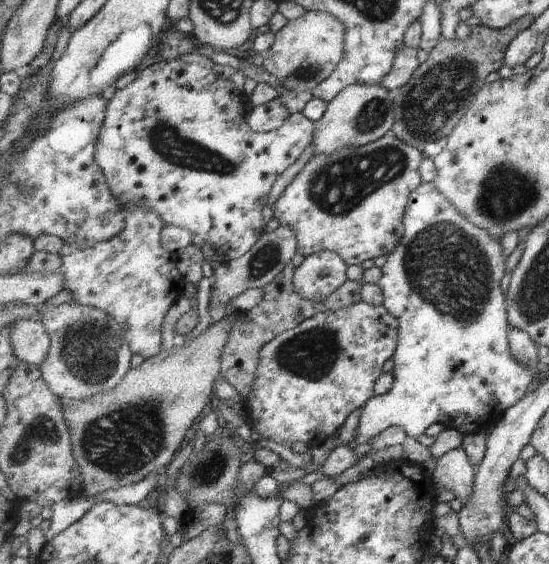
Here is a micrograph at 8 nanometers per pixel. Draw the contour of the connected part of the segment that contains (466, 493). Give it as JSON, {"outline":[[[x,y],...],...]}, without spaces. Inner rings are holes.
{"outline":[[[462,447],[447,451],[437,458],[438,465],[432,474],[436,486],[452,490],[463,507],[472,495],[477,468],[471,467],[469,458]]]}

